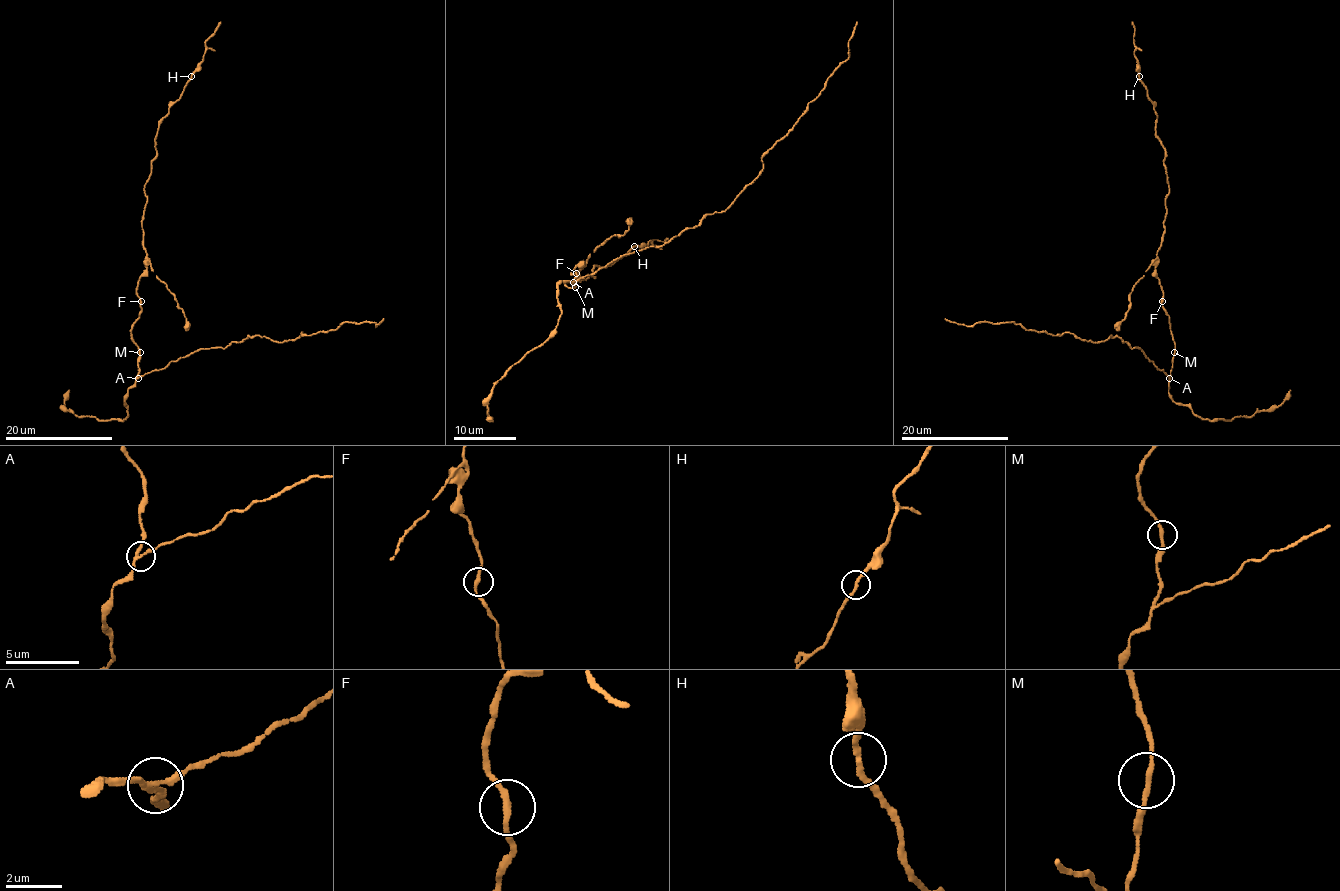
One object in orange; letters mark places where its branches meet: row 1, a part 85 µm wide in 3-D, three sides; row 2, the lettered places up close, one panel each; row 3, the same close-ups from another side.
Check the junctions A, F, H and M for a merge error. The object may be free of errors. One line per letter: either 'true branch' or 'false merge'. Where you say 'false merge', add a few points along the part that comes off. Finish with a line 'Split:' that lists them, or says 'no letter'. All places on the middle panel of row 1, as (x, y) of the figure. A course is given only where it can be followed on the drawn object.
A: false merge; foreign part runs (573, 282), (629, 252), (662, 246), (707, 215), (723, 212), (848, 57), (848, 40), (857, 21)
F: true branch
H: true branch
M: true branch
Split: A

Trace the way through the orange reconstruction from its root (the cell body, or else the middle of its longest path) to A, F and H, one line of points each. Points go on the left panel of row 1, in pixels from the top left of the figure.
A: (140, 356), (138, 377)
F: (140, 356), (140, 349), (131, 337), (131, 325), (141, 311), (141, 302)
H: (140, 356), (131, 325), (141, 311), (137, 286), (146, 268), (144, 186), (156, 156), (158, 122), (191, 76)

